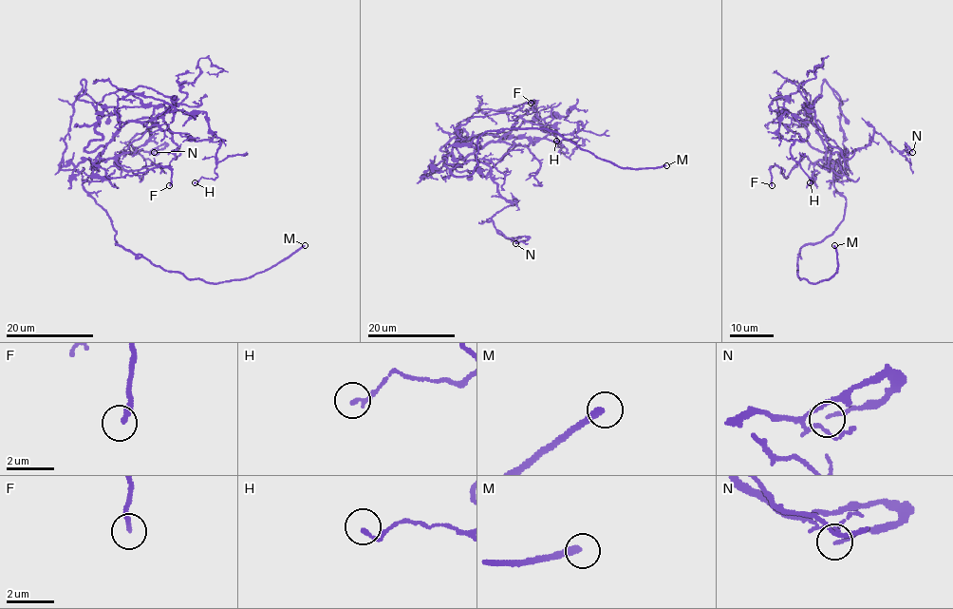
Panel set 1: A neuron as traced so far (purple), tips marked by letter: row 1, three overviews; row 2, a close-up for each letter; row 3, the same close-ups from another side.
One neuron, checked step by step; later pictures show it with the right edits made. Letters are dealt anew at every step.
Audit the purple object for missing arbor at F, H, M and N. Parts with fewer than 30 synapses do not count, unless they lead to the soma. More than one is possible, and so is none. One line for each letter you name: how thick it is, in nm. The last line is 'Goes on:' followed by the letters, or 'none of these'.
M: 240 nm thick
Goes on: M

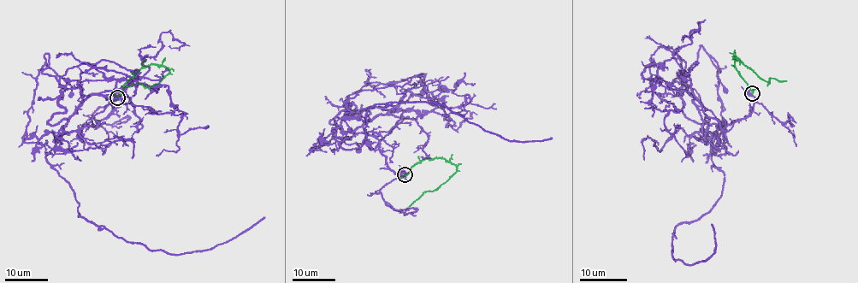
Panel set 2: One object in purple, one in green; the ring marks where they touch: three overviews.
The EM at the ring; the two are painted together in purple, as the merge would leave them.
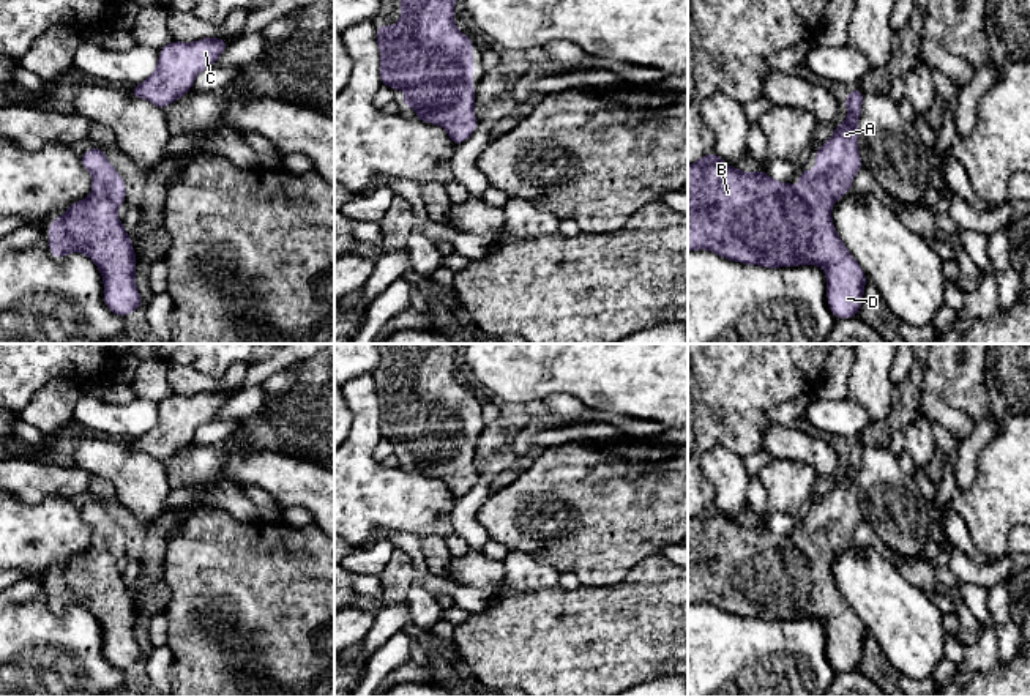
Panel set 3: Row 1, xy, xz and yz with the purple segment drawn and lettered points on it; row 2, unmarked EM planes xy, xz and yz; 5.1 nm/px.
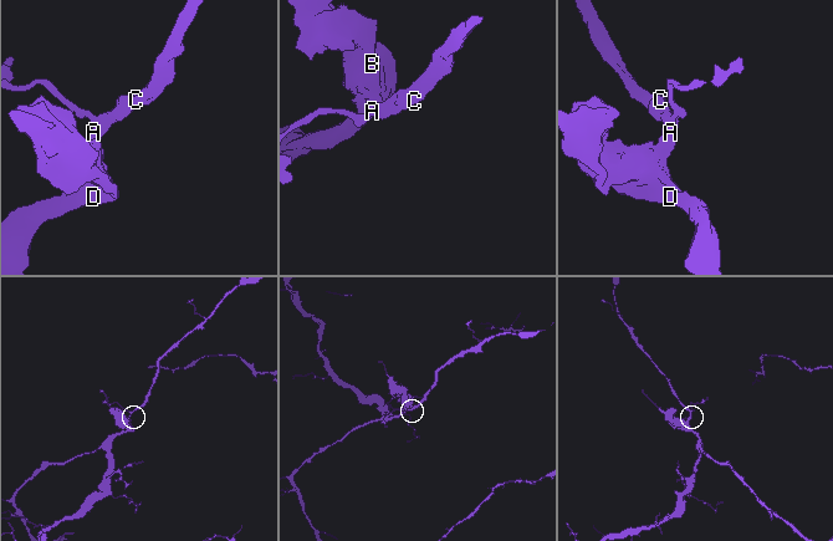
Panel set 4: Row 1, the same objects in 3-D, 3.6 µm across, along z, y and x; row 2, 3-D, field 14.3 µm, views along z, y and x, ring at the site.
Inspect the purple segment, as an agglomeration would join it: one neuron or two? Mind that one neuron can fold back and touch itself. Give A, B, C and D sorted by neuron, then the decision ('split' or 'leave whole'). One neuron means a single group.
A B C D | leave whole

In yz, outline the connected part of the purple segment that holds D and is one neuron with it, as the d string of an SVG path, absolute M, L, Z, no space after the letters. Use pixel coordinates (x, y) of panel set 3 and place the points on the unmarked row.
M858 438L844 449L847 473L834 478L833 489L814 506L815 525L801 522L798 541L771 531L765 524L748 527L730 520L716 505L689 517L688 606L707 602L727 613L763 621L819 618L827 629L827 656L834 672L856 670L869 632L839 591L831 563L852 542L852 535L863 520L858 503L863 449Z

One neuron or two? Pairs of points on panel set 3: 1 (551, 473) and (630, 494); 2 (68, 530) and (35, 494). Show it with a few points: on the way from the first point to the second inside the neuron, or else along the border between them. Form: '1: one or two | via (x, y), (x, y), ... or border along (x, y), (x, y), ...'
1: one | via (570, 473), (608, 473), (611, 477)
2: two | border along (16, 495), (29, 503), (68, 500)

